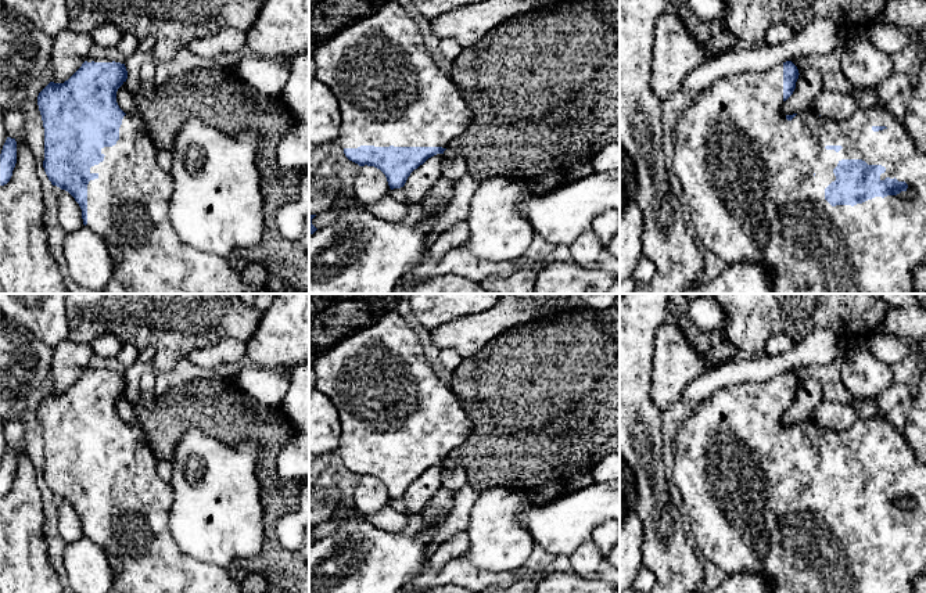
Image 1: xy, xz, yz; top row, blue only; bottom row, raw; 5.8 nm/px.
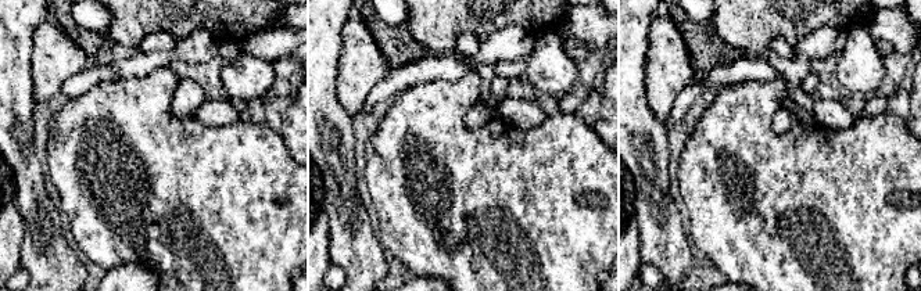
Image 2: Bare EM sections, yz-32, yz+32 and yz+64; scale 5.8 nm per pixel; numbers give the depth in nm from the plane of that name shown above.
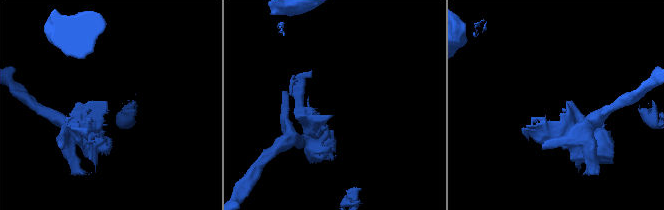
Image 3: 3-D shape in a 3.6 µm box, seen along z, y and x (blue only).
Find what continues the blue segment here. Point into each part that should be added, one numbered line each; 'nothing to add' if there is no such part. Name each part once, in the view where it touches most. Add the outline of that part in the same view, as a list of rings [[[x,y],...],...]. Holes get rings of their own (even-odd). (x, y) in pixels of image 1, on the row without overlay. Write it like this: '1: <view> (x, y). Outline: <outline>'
1: yz (747, 484). Outline: [[[779,373],[765,382],[743,382],[714,391],[694,405],[694,410],[679,427],[674,446],[674,479],[682,495],[690,531],[699,550],[707,560],[719,567],[726,576],[751,572],[767,578],[772,593],[914,593],[914,579],[925,572],[926,567],[926,461],[915,454],[904,432],[898,431],[886,417],[859,418],[844,431],[832,431],[819,427],[812,420],[807,420],[787,431],[782,424],[782,416],[783,373]],[[841,470],[862,470],[868,475],[882,475],[886,482],[880,485],[880,490],[896,488],[898,492],[905,492],[908,499],[897,506],[875,507],[854,517],[832,517],[825,510],[825,499],[836,490],[833,479]]]

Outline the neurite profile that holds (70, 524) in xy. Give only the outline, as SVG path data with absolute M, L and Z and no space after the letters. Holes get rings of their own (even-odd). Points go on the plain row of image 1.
M65 500L57 507L58 531L67 543L83 536L82 520L75 508Z

